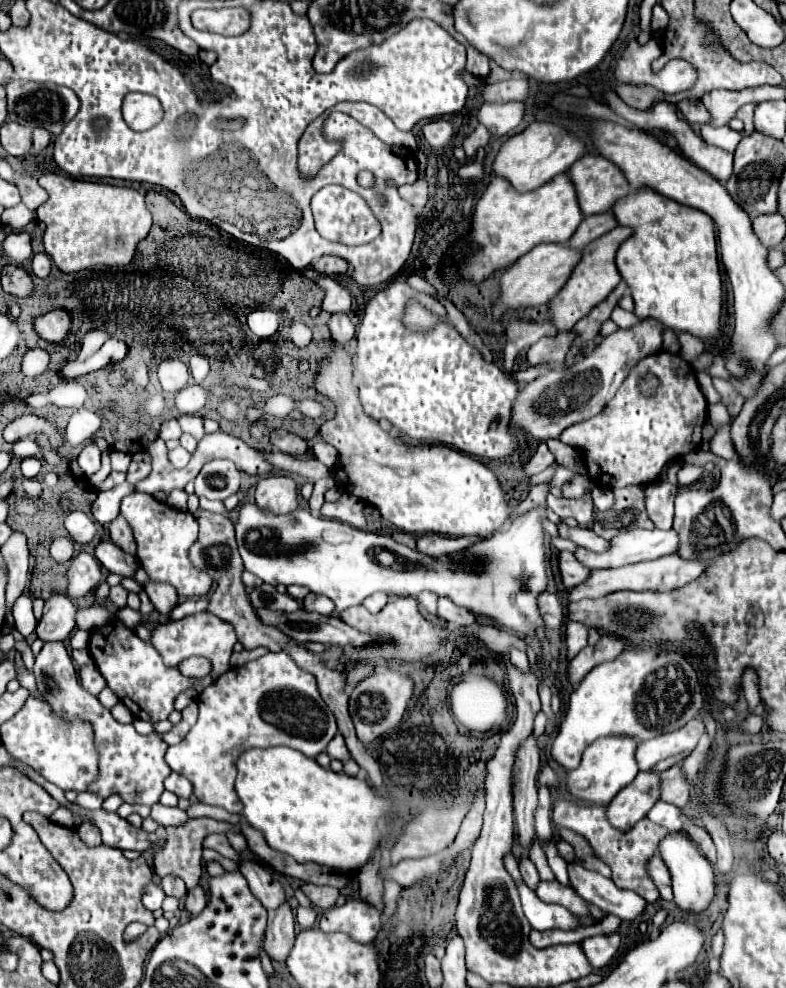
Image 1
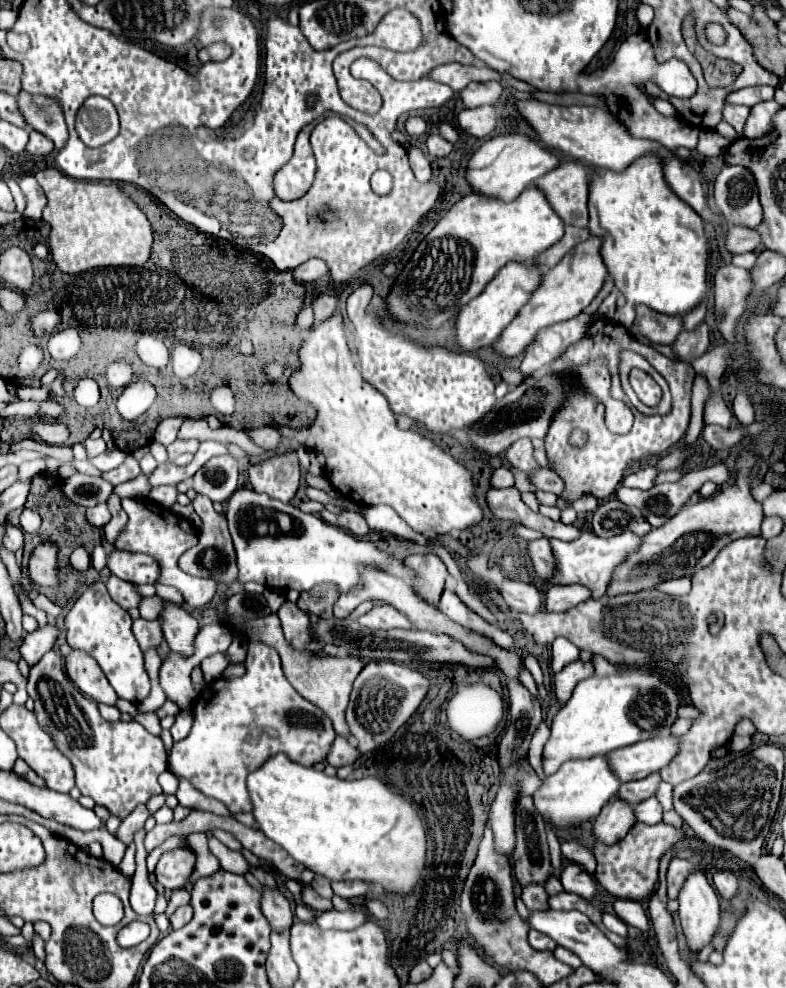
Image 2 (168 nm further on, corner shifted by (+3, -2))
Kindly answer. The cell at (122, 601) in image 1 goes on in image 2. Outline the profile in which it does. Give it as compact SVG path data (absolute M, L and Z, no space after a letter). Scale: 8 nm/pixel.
M114 574L108 578L106 588L108 588L112 600L118 602L124 610L138 608L140 600L142 600L142 596L138 594L138 590L136 590L134 584L128 584L128 582L124 582L124 580L118 580L118 576L114 576Z

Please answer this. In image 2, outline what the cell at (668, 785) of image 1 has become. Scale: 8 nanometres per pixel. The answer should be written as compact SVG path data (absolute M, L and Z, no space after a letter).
M660 774L648 776L644 780L636 780L636 782L626 782L626 784L620 786L620 790L614 794L614 798L624 800L630 806L634 806L634 804L638 804L638 802L654 796L658 784L660 784Z

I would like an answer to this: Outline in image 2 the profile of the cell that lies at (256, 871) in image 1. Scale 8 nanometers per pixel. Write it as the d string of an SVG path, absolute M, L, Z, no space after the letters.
M264 888L264 894L262 894L262 912L268 918L268 922L270 922L270 926L272 926L274 932L286 932L286 930L290 930L294 914L292 914L290 904L284 898L282 892Z

